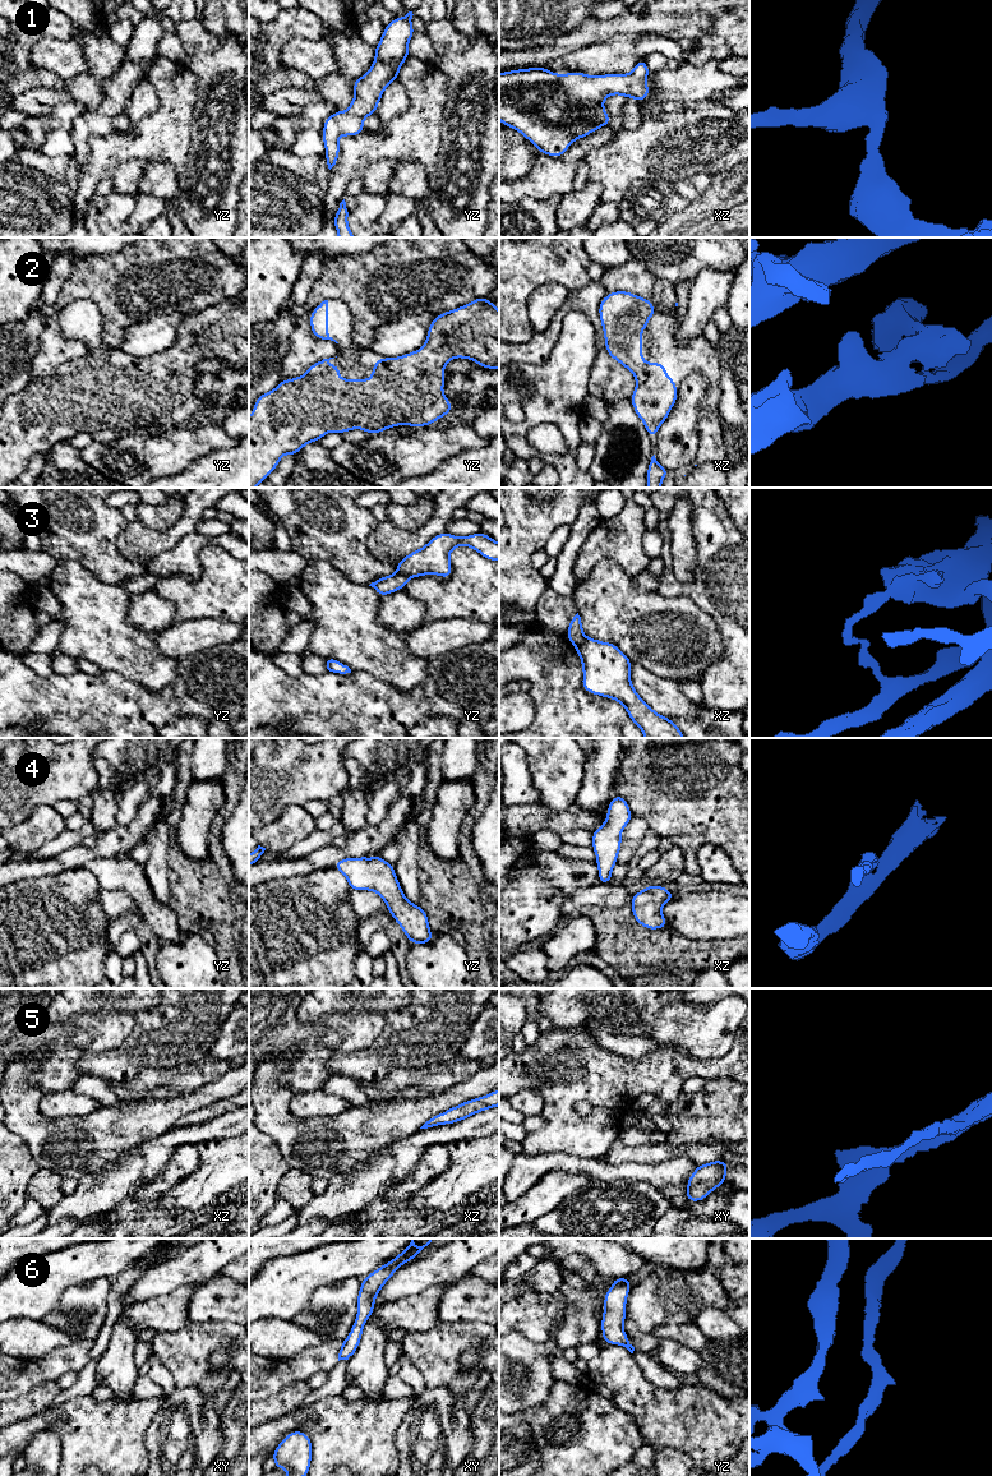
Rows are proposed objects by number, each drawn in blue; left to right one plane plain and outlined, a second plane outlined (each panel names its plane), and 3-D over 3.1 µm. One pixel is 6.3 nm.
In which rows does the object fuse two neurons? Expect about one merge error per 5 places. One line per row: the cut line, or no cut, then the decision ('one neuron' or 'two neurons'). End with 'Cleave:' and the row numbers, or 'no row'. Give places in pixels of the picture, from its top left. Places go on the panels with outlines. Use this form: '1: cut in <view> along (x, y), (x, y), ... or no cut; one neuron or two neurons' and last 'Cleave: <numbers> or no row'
1: no cut; one neuron
2: no cut; one neuron
3: cut in xz along (586, 637), (576, 646); two neurons
4: no cut; one neuron
5: no cut; one neuron
6: no cut; one neuron
Cleave: 3

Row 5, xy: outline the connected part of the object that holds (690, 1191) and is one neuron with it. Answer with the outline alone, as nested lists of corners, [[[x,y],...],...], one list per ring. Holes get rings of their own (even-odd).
[[[712,1161],[702,1166],[697,1164],[687,1182],[686,1195],[688,1201],[703,1200],[719,1185],[726,1182],[726,1172],[728,1163],[723,1161]]]

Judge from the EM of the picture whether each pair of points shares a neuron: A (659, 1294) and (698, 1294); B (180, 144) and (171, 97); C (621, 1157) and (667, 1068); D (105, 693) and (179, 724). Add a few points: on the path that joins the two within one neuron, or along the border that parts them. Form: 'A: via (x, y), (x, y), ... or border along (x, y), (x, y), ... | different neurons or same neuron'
A: via (669, 1294), (688, 1294) | same neuron
B: via (178, 133), (175, 109) | same neuron
C: border along (617, 1137), (603, 1157) | different neurons
D: border along (199, 716), (175, 715), (166, 724) | different neurons

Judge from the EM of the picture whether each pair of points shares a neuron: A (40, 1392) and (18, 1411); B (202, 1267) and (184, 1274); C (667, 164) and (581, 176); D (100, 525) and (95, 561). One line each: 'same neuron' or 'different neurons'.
A: same neuron
B: same neuron
C: different neurons
D: same neuron

